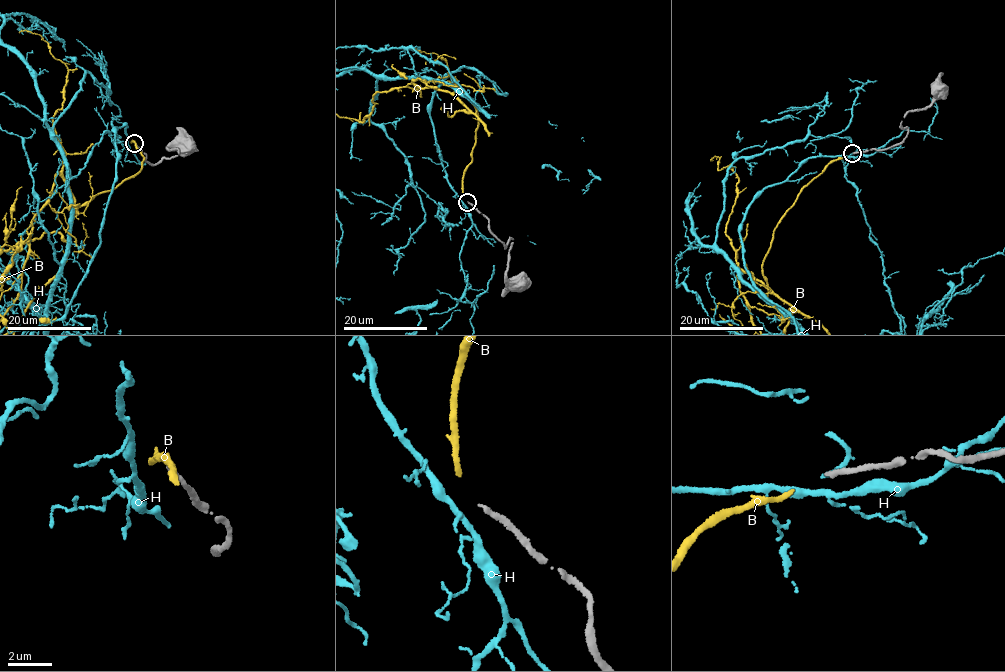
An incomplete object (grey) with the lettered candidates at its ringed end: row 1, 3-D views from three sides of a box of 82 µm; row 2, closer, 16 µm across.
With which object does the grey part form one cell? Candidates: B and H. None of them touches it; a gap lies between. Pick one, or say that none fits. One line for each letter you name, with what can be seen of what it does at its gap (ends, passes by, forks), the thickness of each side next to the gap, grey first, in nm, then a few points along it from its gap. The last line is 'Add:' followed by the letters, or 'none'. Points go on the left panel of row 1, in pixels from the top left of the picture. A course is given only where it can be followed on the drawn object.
Add: none

